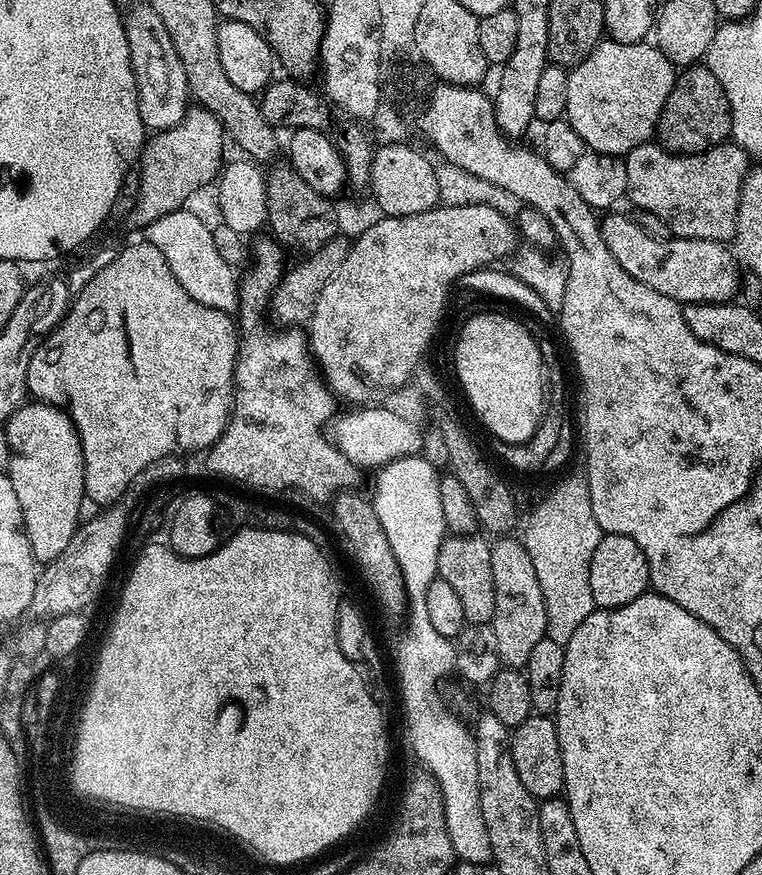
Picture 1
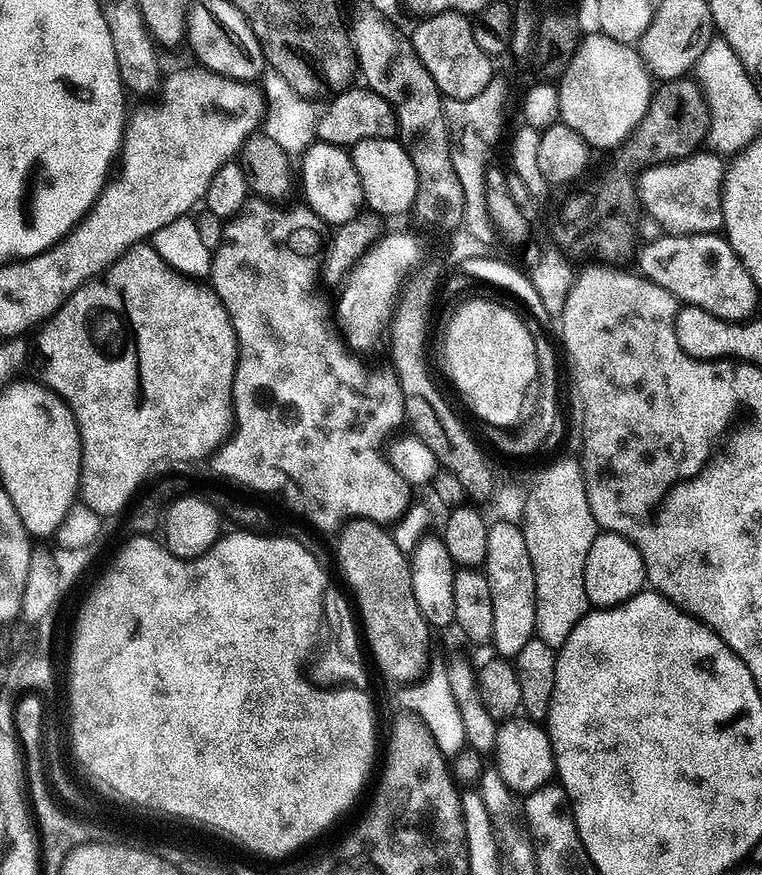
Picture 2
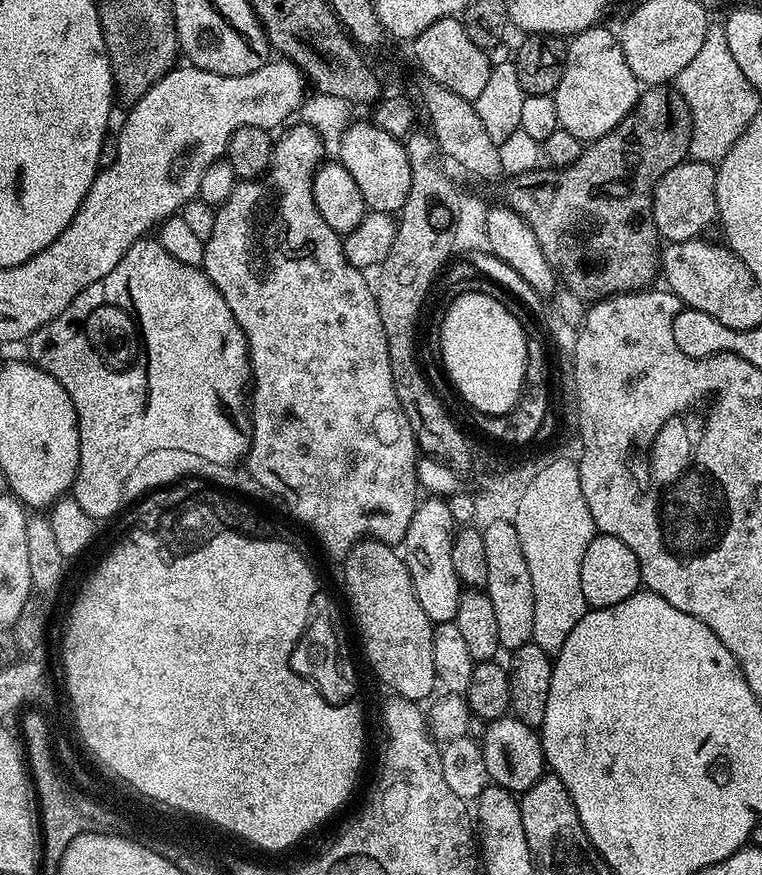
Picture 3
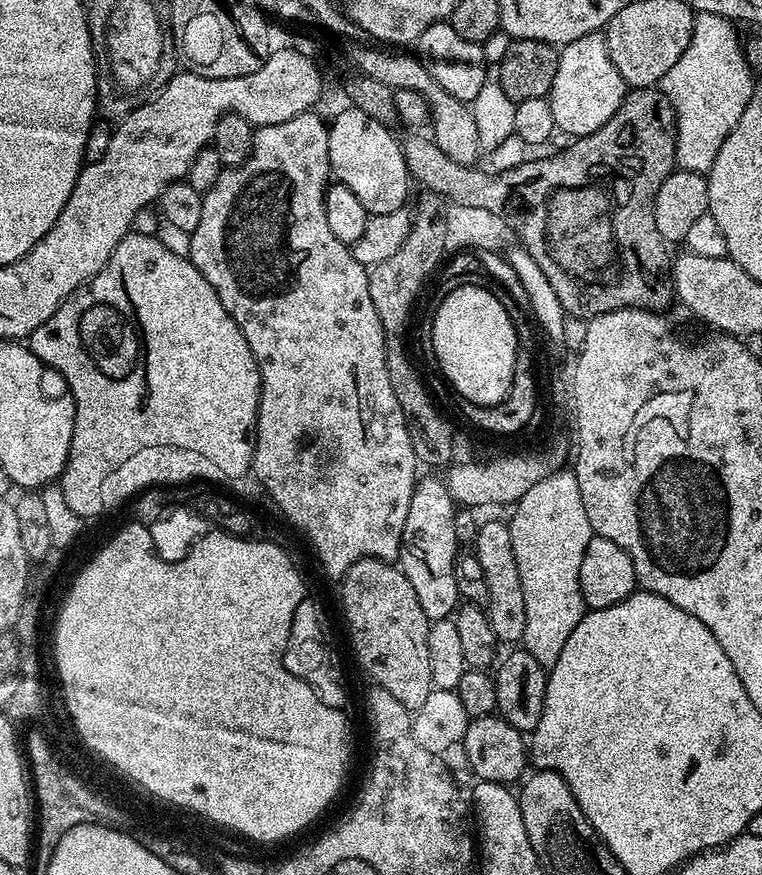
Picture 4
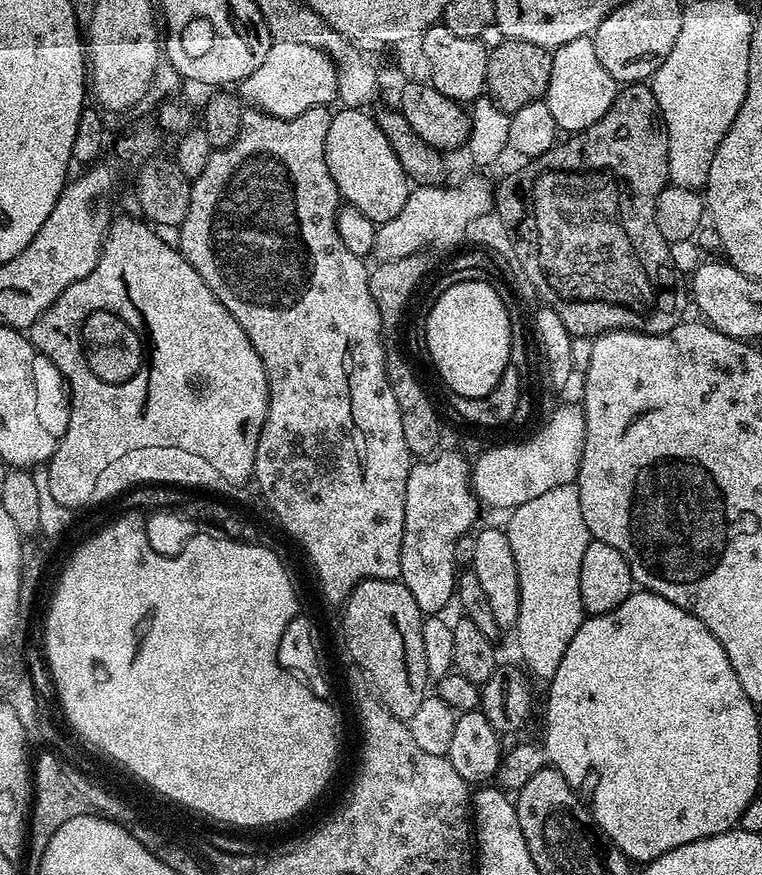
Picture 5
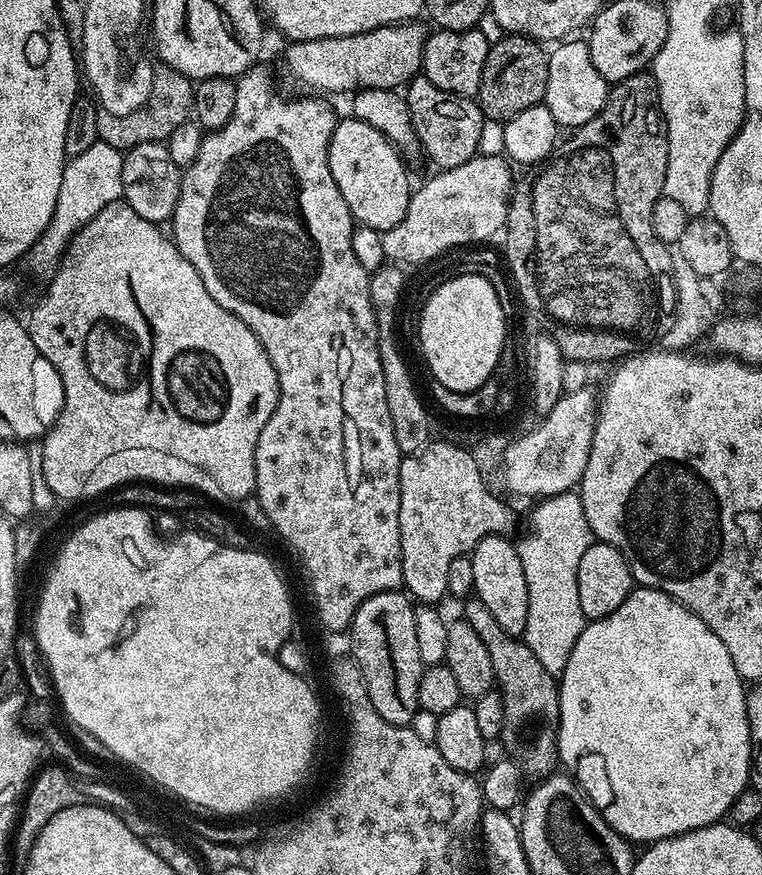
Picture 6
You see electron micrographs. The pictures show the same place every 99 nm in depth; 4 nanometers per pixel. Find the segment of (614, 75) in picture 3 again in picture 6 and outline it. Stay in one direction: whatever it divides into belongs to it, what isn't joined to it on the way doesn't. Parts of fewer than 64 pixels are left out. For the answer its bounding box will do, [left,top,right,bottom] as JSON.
[542,38,609,130]

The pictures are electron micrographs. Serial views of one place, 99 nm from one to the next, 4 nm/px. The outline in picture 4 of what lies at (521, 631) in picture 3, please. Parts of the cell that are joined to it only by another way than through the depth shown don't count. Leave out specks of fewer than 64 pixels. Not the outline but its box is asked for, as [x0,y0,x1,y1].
[474,518,526,644]

